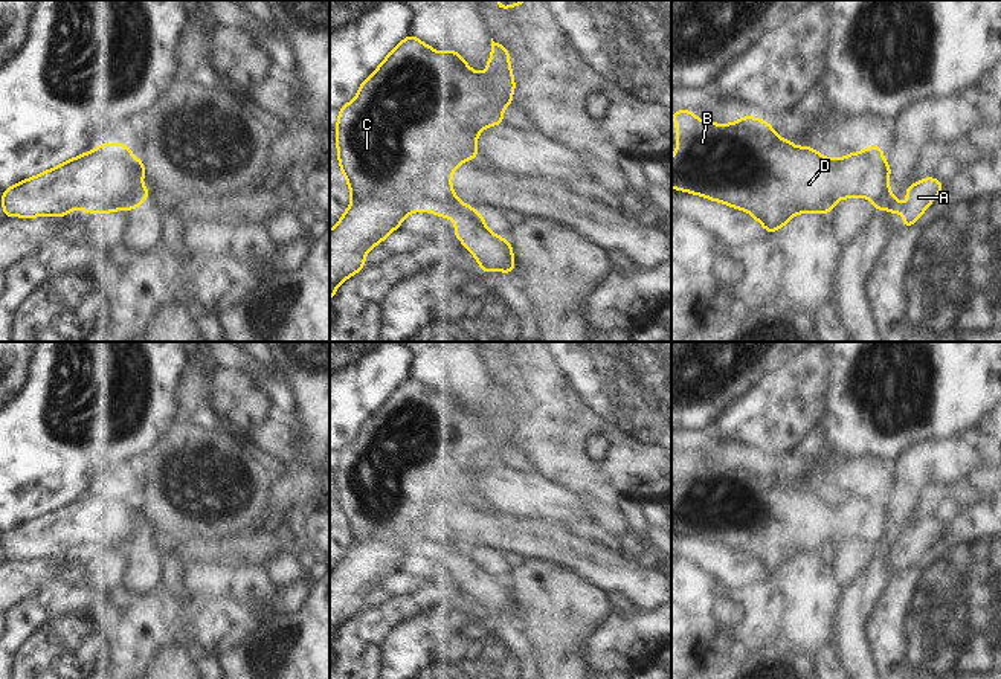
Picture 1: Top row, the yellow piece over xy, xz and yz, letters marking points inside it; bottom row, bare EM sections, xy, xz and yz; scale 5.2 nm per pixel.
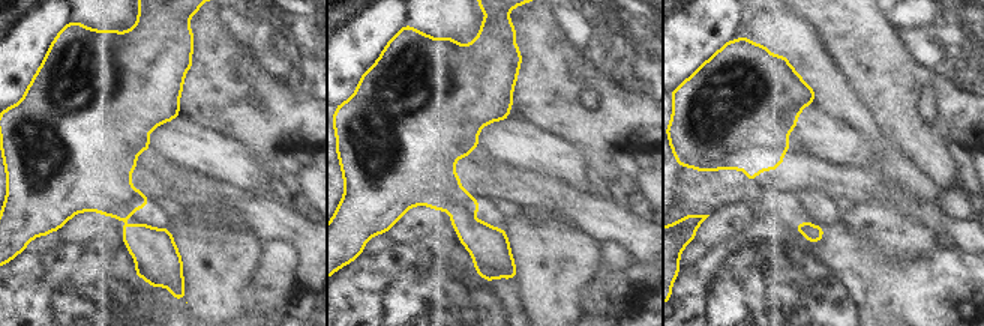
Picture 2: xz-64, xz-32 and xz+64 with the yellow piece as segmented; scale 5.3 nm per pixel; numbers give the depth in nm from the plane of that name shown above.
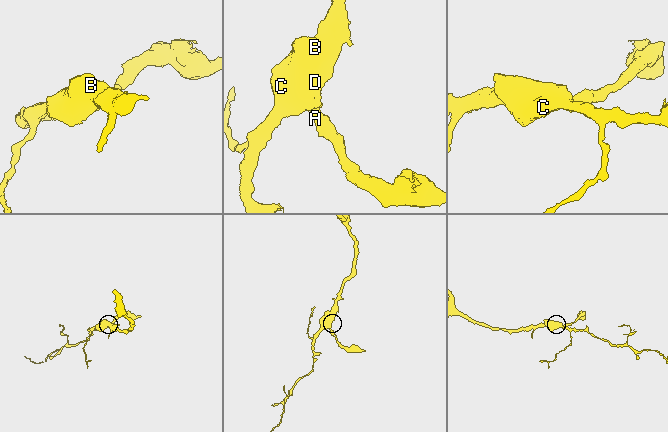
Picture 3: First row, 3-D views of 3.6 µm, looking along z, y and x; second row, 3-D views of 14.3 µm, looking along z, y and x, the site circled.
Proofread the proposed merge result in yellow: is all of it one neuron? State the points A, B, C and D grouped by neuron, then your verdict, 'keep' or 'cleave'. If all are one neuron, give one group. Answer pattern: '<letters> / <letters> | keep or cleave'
A / B C D | cleave

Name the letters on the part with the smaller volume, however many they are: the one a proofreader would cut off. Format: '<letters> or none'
A

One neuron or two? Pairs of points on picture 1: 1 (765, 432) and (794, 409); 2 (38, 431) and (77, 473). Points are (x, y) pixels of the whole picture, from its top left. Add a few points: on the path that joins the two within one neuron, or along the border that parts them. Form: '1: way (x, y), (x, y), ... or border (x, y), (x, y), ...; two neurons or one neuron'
1: way (772, 424), (786, 411); one neuron
2: way (48, 441), (66, 463); one neuron

